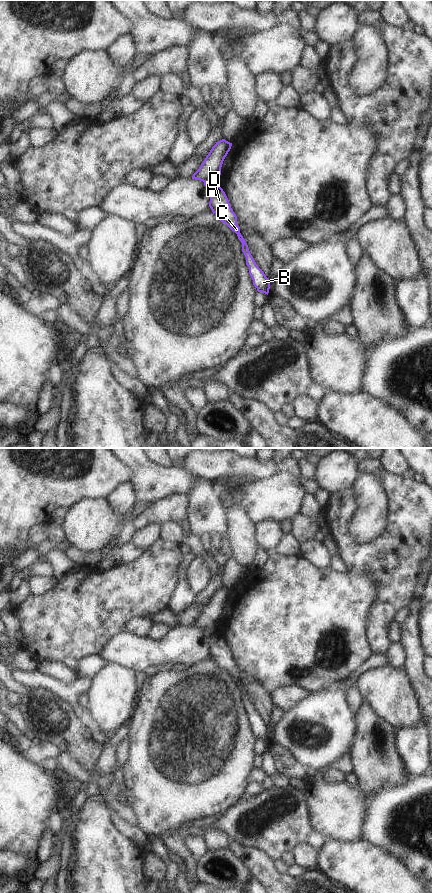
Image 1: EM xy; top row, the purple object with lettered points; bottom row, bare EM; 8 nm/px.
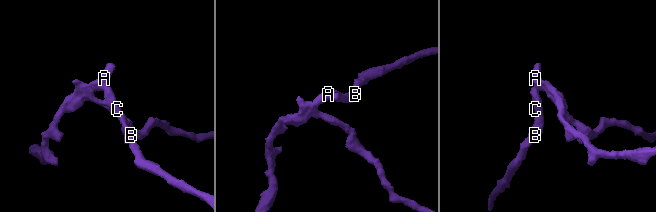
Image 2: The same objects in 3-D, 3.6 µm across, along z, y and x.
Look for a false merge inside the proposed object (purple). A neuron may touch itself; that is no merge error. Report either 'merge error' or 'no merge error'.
merge error

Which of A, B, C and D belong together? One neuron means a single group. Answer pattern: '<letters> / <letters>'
A / B C D

